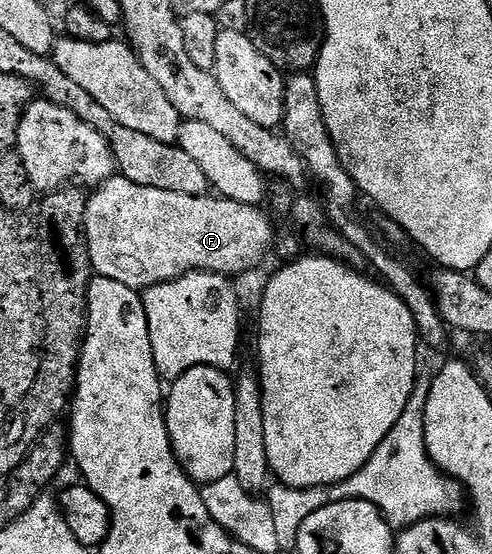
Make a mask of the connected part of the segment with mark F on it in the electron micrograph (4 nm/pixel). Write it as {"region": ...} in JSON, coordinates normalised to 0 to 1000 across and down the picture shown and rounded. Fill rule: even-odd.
{"region":[[[236,314],[199,334],[177,357],[173,417],[191,496],[254,509],[254,516],[276,523],[297,523],[386,491],[439,491],[443,498],[480,502],[522,482],[535,460],[549,448],[553,453],[563,419],[551,413],[551,397],[535,379],[514,368],[439,357],[429,350],[386,354],[352,350],[352,343],[278,336],[278,329],[262,329]]]}

